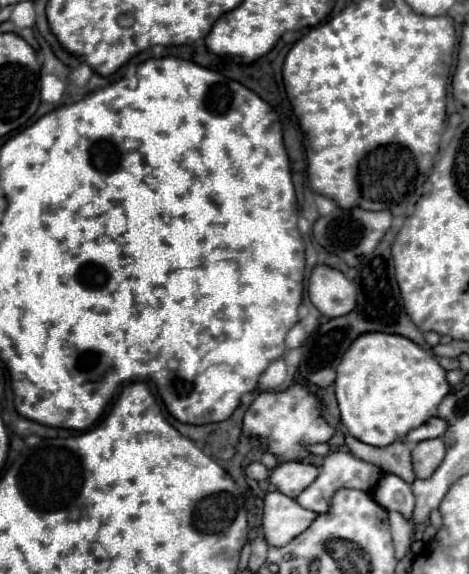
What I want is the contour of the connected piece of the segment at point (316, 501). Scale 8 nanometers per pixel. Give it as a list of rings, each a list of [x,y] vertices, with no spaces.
[[[331,452],[323,466],[319,468],[319,476],[315,478],[313,484],[309,484],[299,496],[297,496],[297,502],[303,506],[303,508],[309,508],[317,514],[325,514],[329,512],[331,508],[331,498],[335,496],[337,490],[341,488],[353,488],[353,490],[361,490],[361,492],[367,492],[367,494],[373,494],[379,480],[383,476],[383,470],[375,464],[369,464],[369,462],[363,462],[363,460],[357,460],[353,454],[349,452]]]

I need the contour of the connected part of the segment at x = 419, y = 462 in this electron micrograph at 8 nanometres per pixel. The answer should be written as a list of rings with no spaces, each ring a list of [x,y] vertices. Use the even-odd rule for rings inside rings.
[[[431,438],[417,442],[413,448],[413,470],[417,478],[429,478],[441,460],[445,458],[445,444],[443,438]]]

